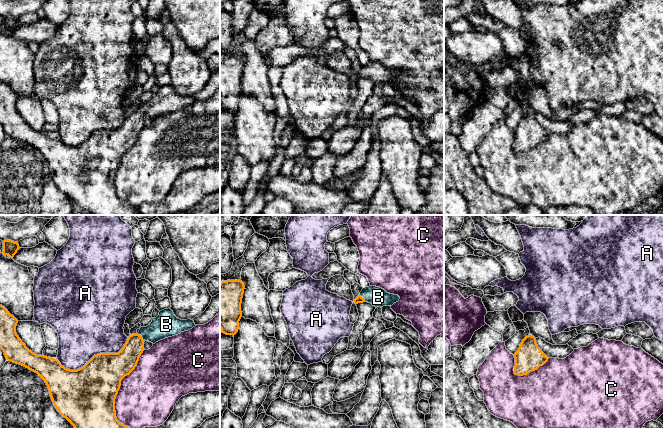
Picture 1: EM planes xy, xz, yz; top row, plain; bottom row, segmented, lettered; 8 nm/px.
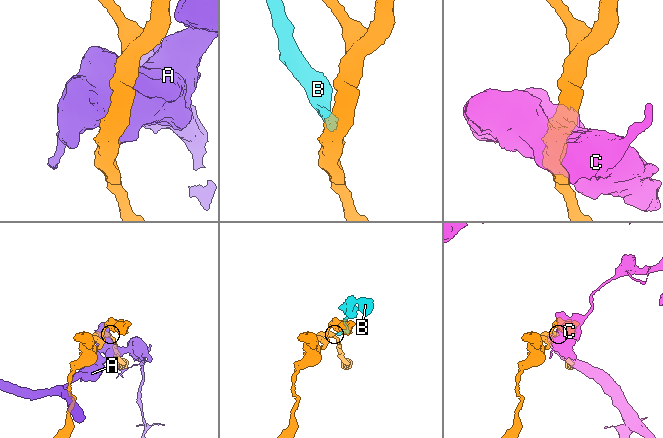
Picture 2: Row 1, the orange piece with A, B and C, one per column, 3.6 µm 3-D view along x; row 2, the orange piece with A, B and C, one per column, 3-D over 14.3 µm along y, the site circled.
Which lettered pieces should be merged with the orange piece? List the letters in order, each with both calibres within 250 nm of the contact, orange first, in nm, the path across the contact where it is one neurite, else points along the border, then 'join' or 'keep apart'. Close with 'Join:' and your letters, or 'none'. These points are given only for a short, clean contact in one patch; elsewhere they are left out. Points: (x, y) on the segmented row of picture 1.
A: 380/500 nm | keep apart
B: 60/160 nm | across xz (359, 299), (363, 298), (378, 297) | join
C: 420/460 nm | keep apart
Join: B

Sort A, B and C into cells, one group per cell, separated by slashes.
A / B / C

